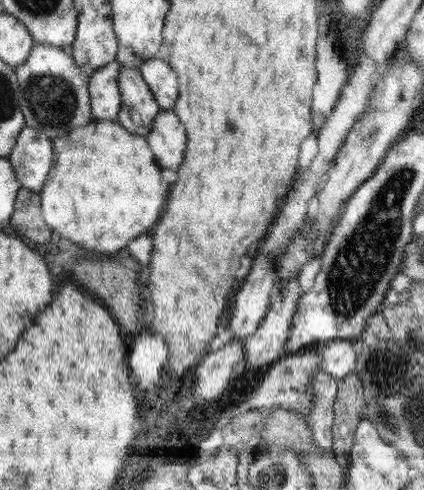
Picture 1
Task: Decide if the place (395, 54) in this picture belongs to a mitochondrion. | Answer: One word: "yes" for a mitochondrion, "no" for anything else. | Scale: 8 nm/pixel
no

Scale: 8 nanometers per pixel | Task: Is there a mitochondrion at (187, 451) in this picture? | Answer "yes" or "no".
no

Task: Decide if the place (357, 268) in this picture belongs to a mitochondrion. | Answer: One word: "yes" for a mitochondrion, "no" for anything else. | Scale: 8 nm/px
yes

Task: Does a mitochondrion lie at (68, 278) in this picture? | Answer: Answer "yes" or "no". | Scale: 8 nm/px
no

